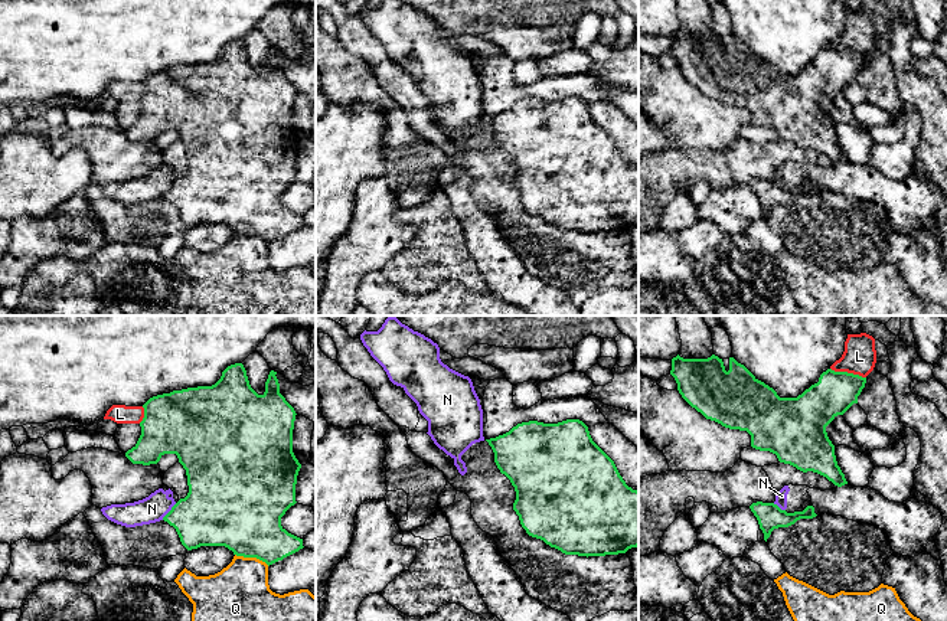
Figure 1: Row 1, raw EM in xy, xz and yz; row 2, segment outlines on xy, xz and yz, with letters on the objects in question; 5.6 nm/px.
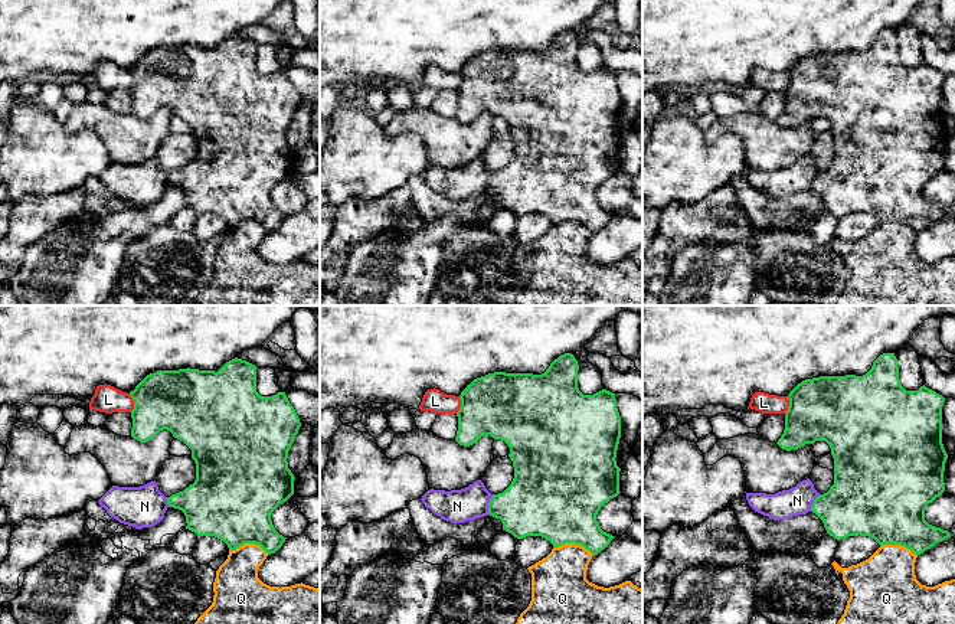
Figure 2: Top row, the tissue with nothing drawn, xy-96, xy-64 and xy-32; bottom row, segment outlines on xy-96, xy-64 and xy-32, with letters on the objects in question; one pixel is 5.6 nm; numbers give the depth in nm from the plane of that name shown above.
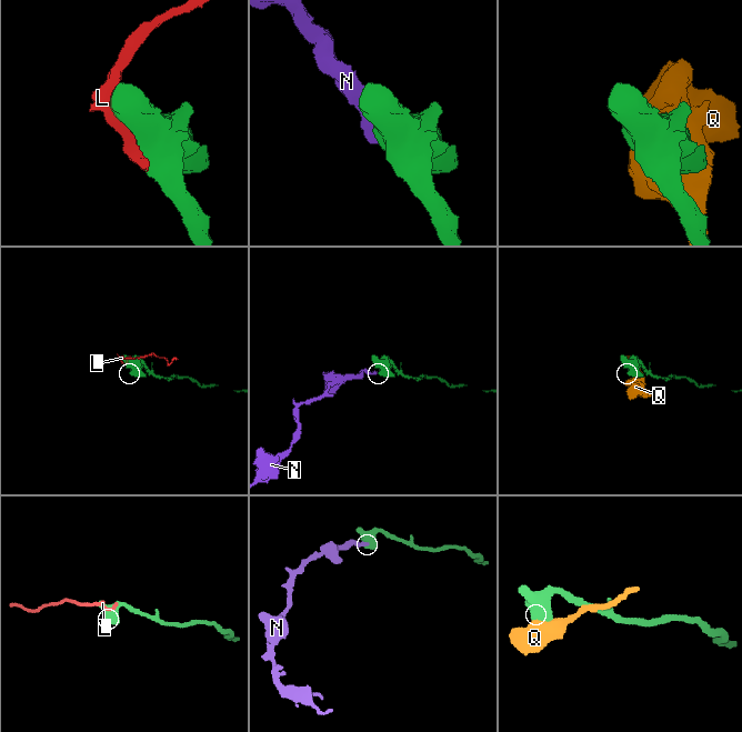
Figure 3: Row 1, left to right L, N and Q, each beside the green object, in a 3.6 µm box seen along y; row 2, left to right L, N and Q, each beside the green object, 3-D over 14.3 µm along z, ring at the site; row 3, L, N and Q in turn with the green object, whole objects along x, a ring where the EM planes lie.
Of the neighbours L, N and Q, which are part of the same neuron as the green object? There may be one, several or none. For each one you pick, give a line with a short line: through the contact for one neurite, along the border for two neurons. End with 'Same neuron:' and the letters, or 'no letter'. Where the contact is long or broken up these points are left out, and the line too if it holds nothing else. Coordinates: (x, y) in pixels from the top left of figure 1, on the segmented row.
Same neuron: no letter

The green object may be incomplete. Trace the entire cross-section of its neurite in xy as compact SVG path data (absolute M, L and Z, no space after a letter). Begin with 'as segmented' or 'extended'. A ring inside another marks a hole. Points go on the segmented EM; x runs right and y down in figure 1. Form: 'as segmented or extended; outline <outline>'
as segmented; outline M242 363L228 366L212 386L187 388L150 398L140 422L141 435L125 452L133 464L157 464L164 454L176 454L186 470L189 493L163 517L173 526L187 549L225 546L236 556L257 558L268 566L303 549L303 539L281 526L281 517L294 506L301 464L293 452L294 408L280 393L277 372L271 370L265 392L258 395L249 385Z

